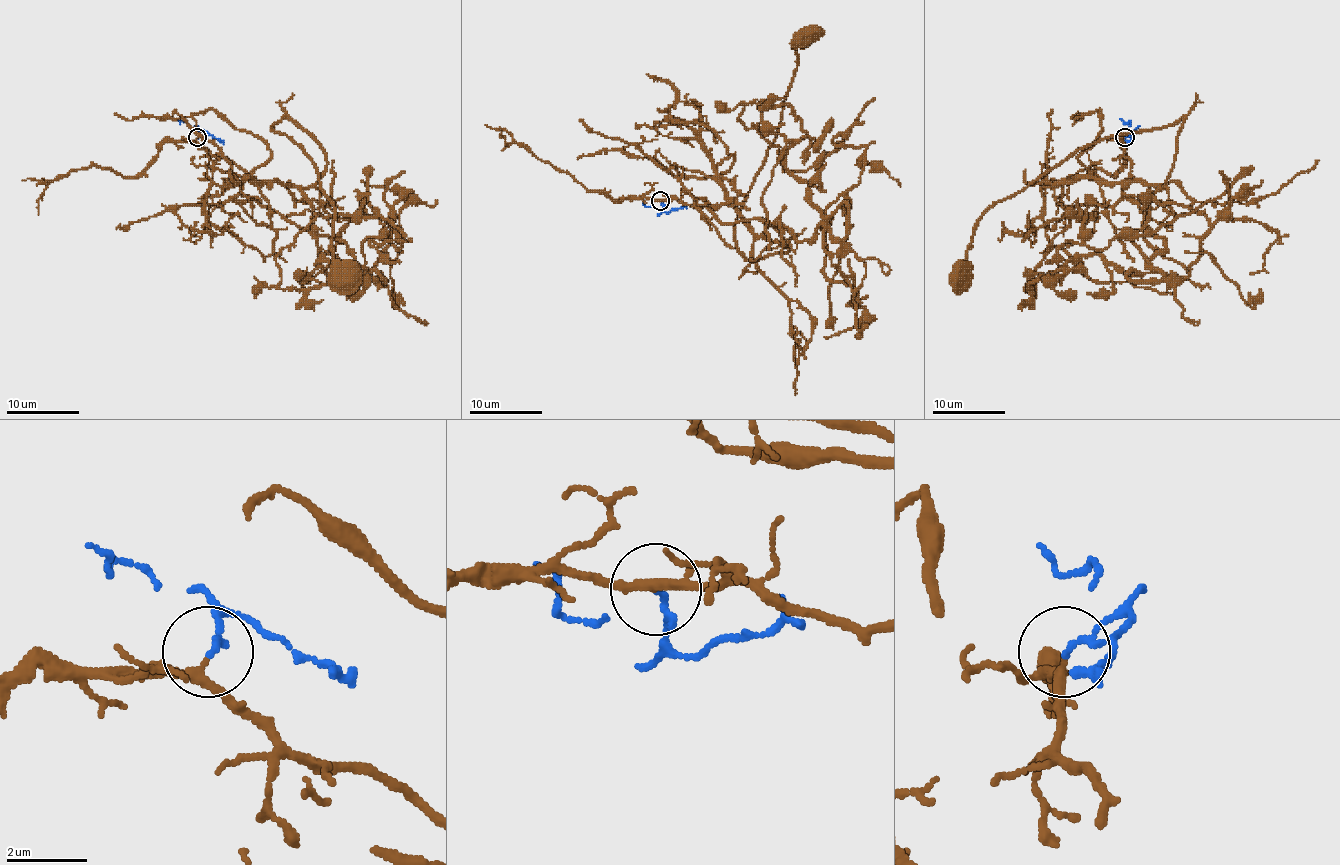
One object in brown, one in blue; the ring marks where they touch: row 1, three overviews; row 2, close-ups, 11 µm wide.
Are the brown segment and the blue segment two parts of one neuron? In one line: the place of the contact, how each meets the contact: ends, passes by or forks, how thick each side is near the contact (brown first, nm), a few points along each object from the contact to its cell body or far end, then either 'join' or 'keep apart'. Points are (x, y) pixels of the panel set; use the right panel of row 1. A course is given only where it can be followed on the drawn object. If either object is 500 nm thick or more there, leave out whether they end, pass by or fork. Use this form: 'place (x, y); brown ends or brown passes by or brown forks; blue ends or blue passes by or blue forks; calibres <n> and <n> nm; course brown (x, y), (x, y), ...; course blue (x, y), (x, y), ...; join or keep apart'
place (1124, 137); brown passes by; blue ends; calibres 200 and 140 nm; course brown (1125, 138), (1129, 182), (1163, 187), (1185, 118), (1116, 133), (1076, 149), (998, 200), (982, 216), (964, 274); course blue (1125, 137), (1138, 126), (1119, 118); join

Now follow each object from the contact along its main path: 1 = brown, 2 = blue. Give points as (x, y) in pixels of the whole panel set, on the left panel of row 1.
1: (198, 138), (258, 180), (308, 187), (325, 151), (307, 133), (285, 118), (272, 129), (317, 169), (343, 274)
2: (198, 137), (200, 129), (176, 118)

